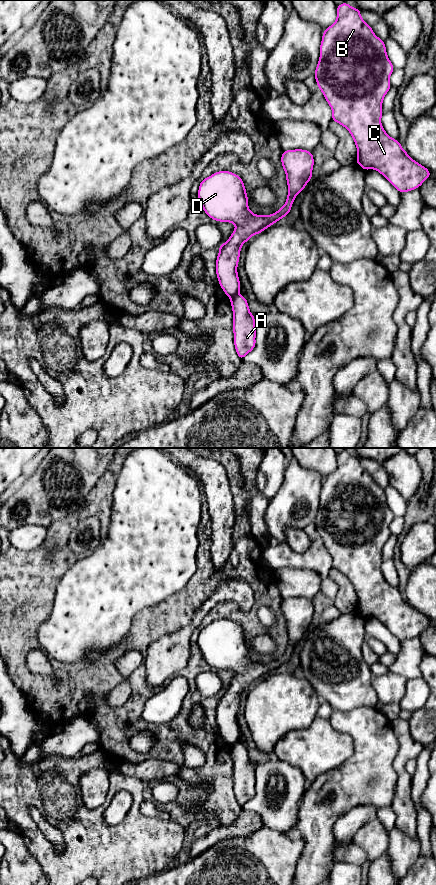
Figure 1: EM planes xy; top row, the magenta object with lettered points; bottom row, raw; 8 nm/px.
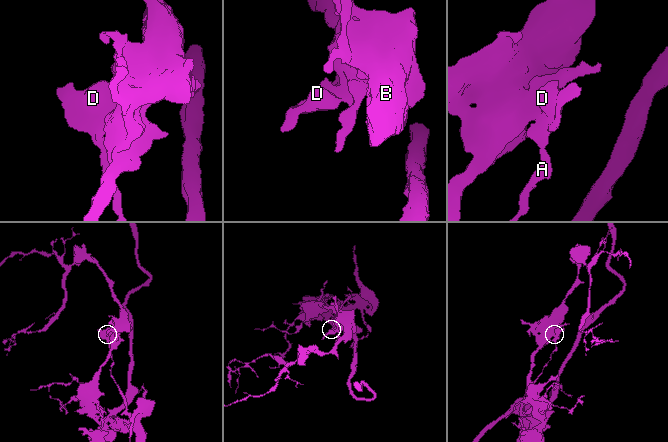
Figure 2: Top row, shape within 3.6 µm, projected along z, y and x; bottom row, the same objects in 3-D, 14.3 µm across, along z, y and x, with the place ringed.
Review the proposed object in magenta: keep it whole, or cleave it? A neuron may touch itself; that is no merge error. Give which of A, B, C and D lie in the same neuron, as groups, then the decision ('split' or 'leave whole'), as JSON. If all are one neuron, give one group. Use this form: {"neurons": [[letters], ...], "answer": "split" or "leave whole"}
{"neurons": [["A"], ["B", "C", "D"]], "answer": "split"}

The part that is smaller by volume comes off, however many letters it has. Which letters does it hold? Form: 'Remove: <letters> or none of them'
Remove: A

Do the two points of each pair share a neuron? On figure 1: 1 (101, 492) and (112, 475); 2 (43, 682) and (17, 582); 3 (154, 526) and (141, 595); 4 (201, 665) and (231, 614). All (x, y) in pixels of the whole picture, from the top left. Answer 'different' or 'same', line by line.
1: same
2: same
3: same
4: same

